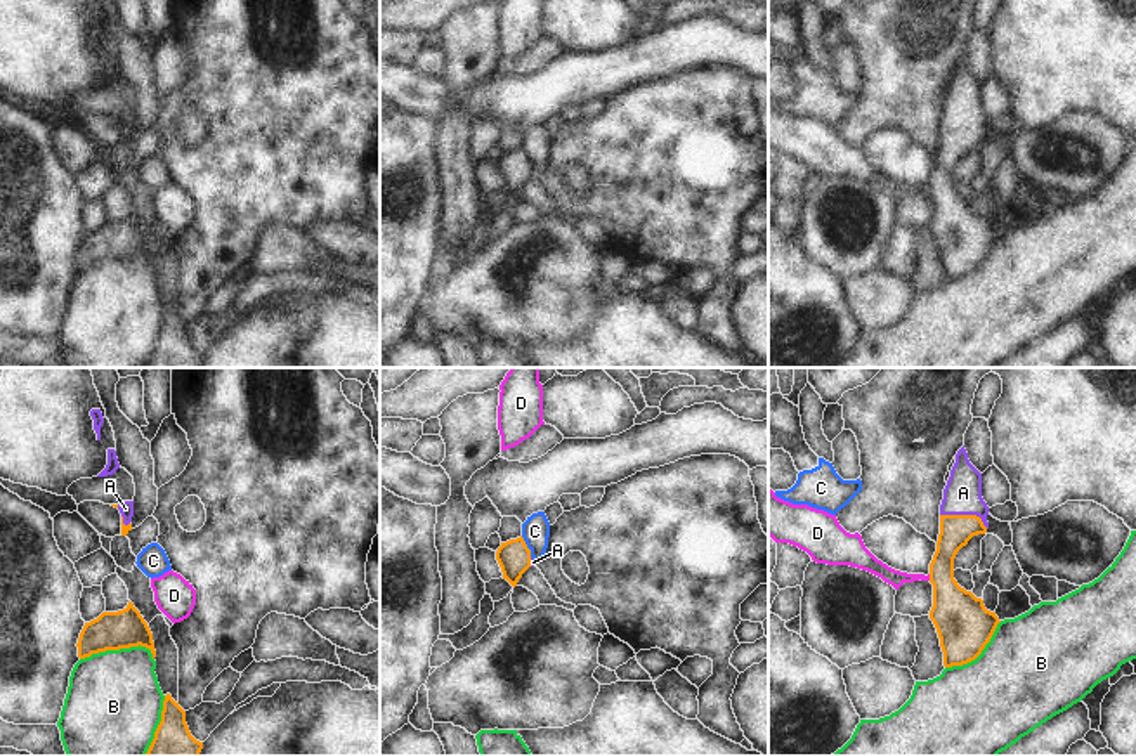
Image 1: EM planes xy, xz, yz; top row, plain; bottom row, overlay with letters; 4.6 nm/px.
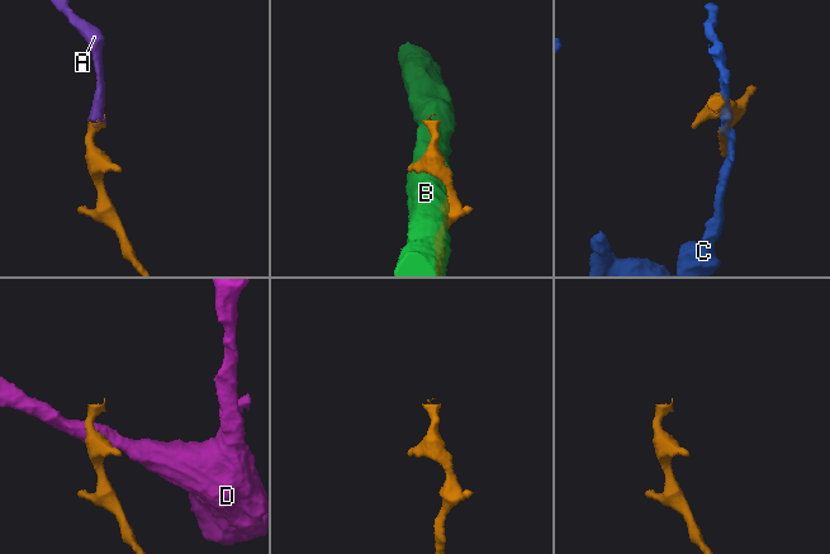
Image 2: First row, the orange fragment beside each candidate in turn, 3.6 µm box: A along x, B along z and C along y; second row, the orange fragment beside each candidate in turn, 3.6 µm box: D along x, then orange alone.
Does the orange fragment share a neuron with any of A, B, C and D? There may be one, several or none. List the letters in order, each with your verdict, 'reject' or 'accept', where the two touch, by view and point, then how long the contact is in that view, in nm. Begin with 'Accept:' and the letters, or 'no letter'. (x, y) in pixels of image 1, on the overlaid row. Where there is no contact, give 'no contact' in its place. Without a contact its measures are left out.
Accept: A
A: accept; contact yz (965, 515); length 240 nm
B: reject; contact xy (117, 649); length 340 nm
C: reject; contact xz (526, 547); length 110 nm
D: reject; contact yz (930, 578); length 30 nm

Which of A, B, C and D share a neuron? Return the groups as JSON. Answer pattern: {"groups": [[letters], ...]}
{"groups": [["A"], ["B"], ["C"], ["D"]]}

